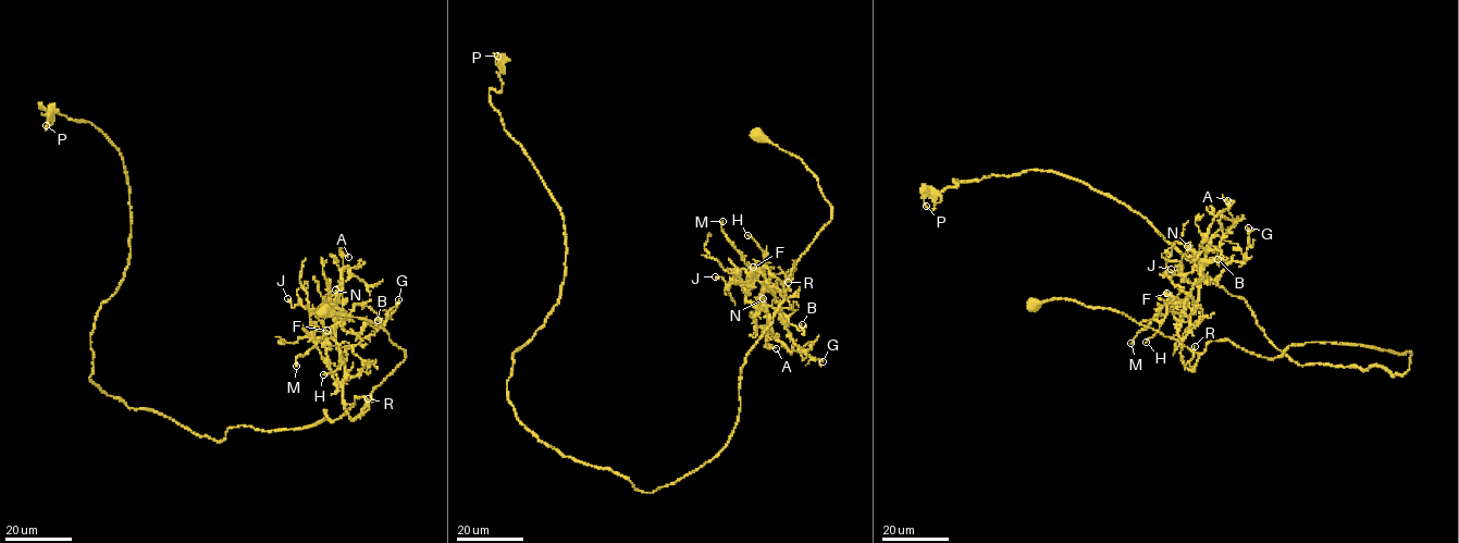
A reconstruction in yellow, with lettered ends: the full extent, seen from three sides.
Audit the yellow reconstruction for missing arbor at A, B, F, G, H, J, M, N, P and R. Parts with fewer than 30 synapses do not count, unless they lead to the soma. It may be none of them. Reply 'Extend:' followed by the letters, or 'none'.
Extend: none

